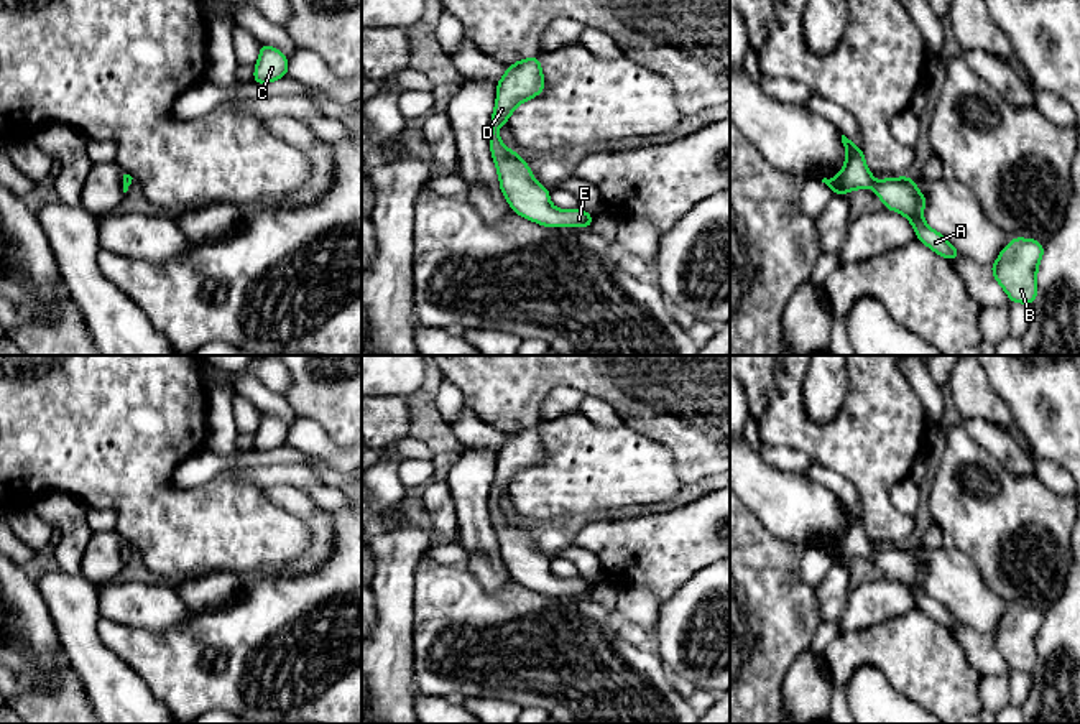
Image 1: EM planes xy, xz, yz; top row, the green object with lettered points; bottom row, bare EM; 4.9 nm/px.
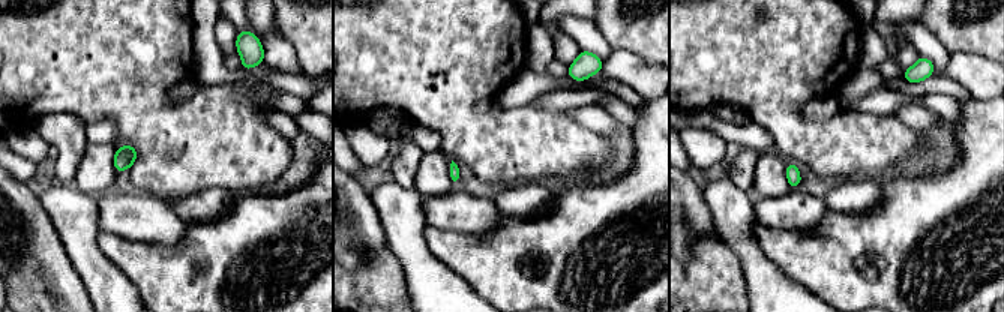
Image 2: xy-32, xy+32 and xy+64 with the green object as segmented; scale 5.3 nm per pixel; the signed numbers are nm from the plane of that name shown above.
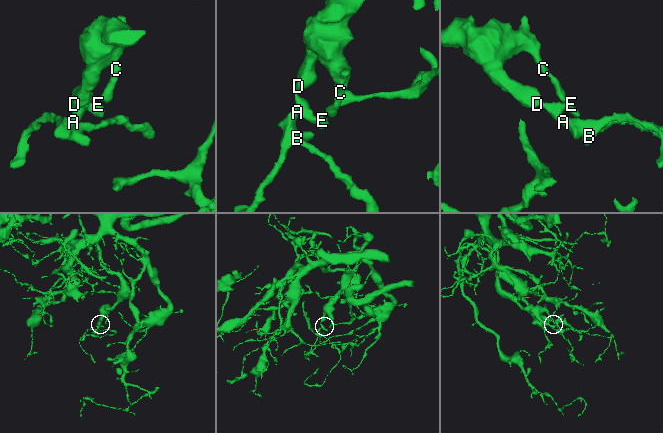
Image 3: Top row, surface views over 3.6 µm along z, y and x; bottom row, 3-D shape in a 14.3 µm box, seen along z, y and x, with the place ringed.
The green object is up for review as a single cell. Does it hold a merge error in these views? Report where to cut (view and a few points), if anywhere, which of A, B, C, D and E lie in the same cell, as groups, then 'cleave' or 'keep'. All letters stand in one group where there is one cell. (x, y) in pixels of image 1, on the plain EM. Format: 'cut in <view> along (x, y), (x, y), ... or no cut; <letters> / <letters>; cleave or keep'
no cut; A B C D E; keep

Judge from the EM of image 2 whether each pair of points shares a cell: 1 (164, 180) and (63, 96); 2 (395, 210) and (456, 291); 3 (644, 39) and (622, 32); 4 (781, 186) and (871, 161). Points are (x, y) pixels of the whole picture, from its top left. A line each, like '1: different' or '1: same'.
1: same
2: same
3: same
4: different

